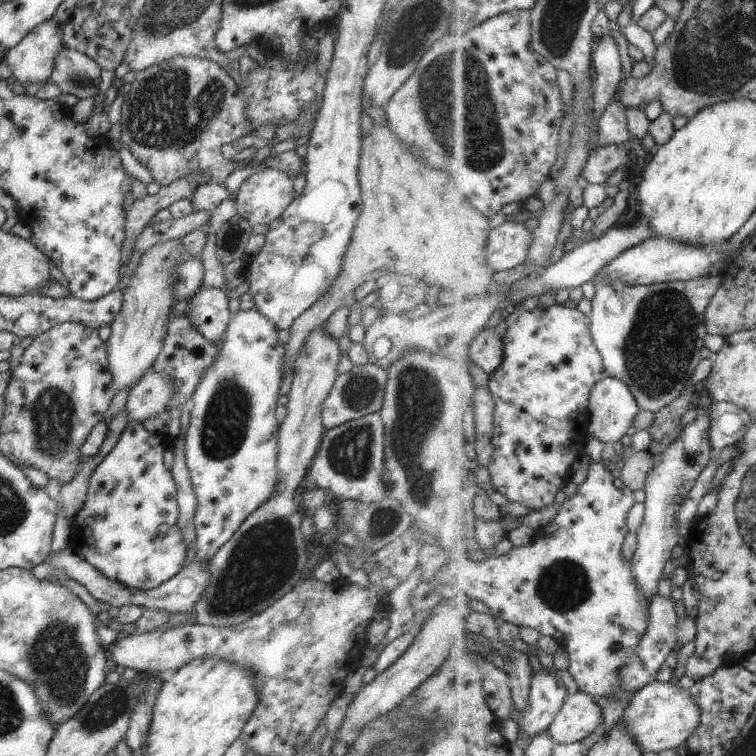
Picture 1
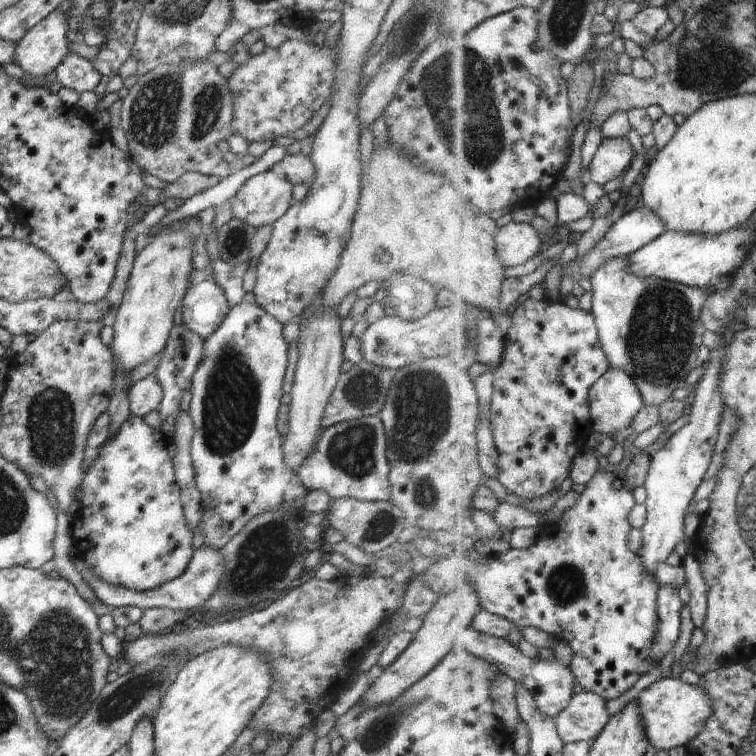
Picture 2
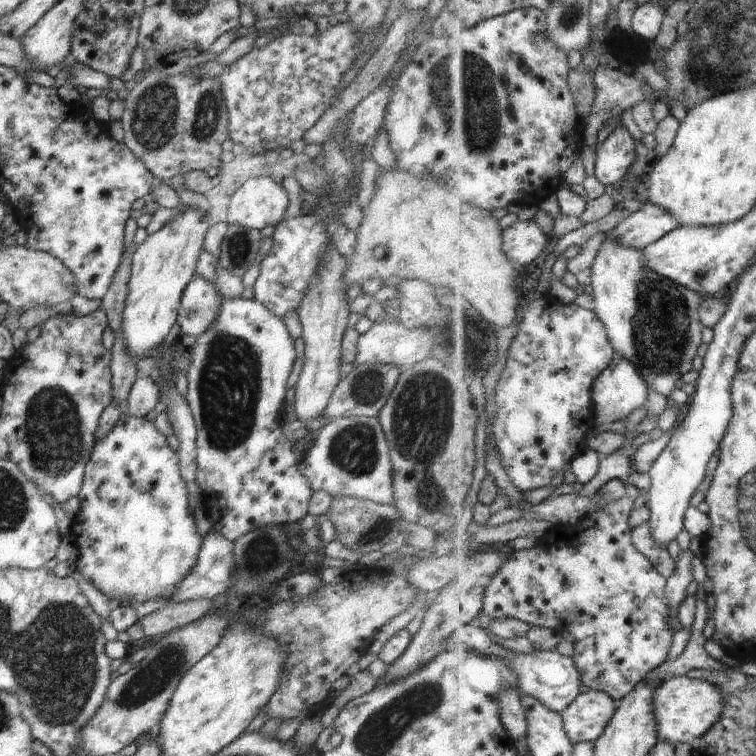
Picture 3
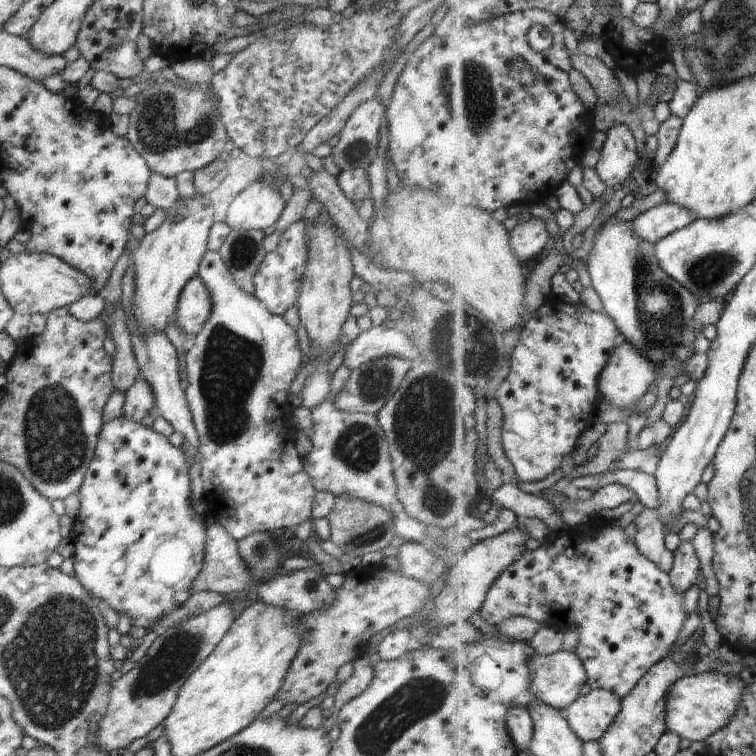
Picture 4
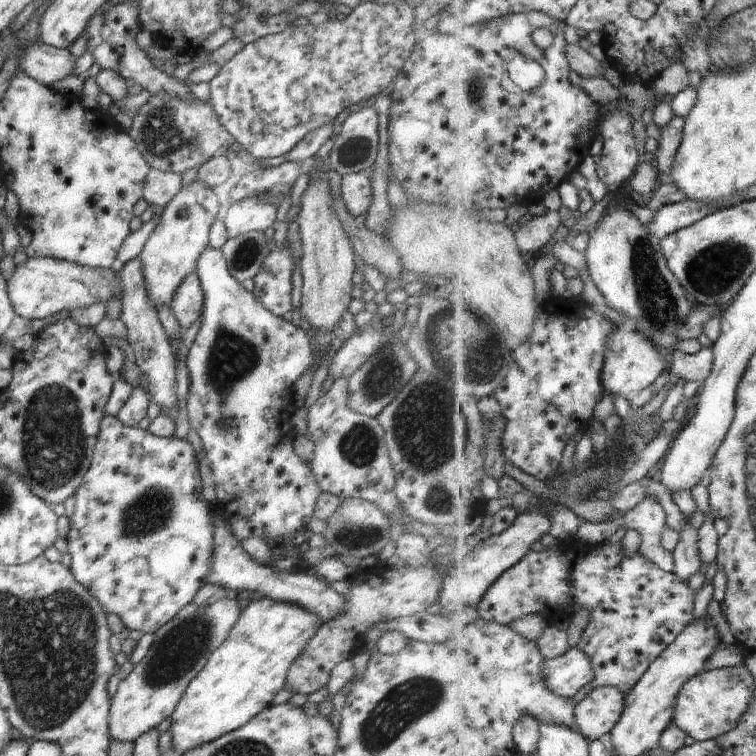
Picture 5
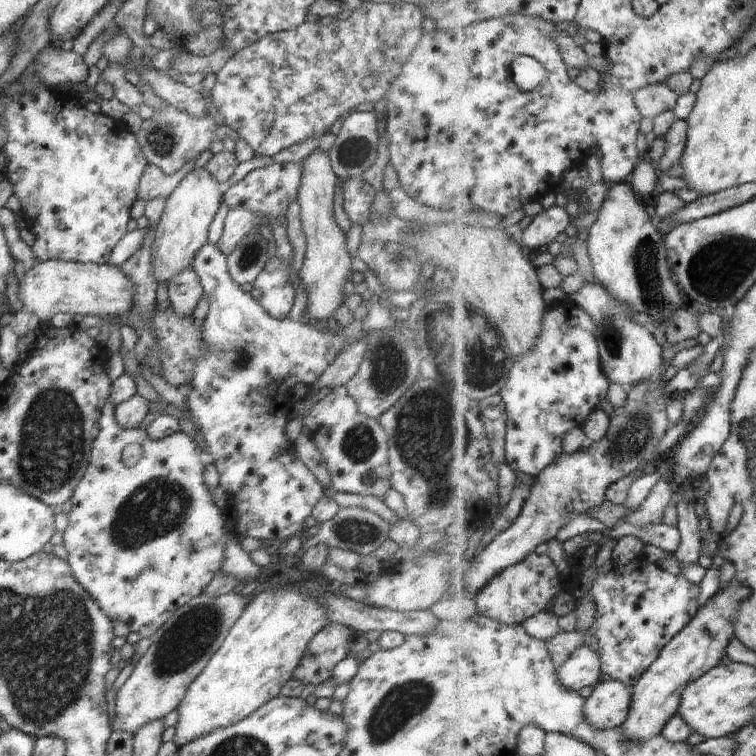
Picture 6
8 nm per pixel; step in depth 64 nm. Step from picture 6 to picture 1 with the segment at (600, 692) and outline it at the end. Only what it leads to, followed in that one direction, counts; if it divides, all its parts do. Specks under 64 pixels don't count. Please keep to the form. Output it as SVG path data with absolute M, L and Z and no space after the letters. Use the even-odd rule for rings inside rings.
M579 691L566 698L562 712L550 727L558 743L584 742L594 732L603 730L604 715L592 694Z

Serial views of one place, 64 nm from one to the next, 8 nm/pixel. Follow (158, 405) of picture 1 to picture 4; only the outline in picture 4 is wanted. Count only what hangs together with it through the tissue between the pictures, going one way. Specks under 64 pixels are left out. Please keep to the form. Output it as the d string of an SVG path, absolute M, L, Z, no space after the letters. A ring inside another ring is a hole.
M138 379L126 391L125 403L123 404L122 417L140 422L146 414L155 412L154 394L148 383Z

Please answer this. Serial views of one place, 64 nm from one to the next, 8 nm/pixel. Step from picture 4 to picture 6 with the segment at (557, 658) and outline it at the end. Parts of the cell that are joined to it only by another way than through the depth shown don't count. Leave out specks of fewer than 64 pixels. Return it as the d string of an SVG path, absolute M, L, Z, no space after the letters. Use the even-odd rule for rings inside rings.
M590 646L578 648L566 664L558 665L560 678L570 690L582 690L586 686L598 686L602 682L602 658Z

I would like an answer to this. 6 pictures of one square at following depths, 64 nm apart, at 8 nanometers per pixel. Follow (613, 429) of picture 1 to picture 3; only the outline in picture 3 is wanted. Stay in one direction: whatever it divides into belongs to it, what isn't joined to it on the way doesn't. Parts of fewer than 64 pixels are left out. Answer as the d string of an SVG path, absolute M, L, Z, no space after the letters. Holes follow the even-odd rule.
M617 354L611 366L608 366L595 384L597 422L606 426L606 424L614 424L618 420L626 421L638 408L642 408L648 402L649 390L648 378L640 370L640 366L636 366L636 362L632 362L632 358L624 358Z

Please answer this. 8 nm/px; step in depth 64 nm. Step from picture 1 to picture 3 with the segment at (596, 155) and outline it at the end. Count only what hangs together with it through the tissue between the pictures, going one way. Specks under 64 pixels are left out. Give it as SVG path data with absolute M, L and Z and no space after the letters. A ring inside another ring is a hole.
M620 126L620 128L614 130L612 135L604 141L600 148L598 148L595 174L602 184L618 187L621 182L630 175L630 173L628 173L630 172L630 166L636 162L636 158L638 158L636 140L632 137L630 130L628 130L626 126Z

